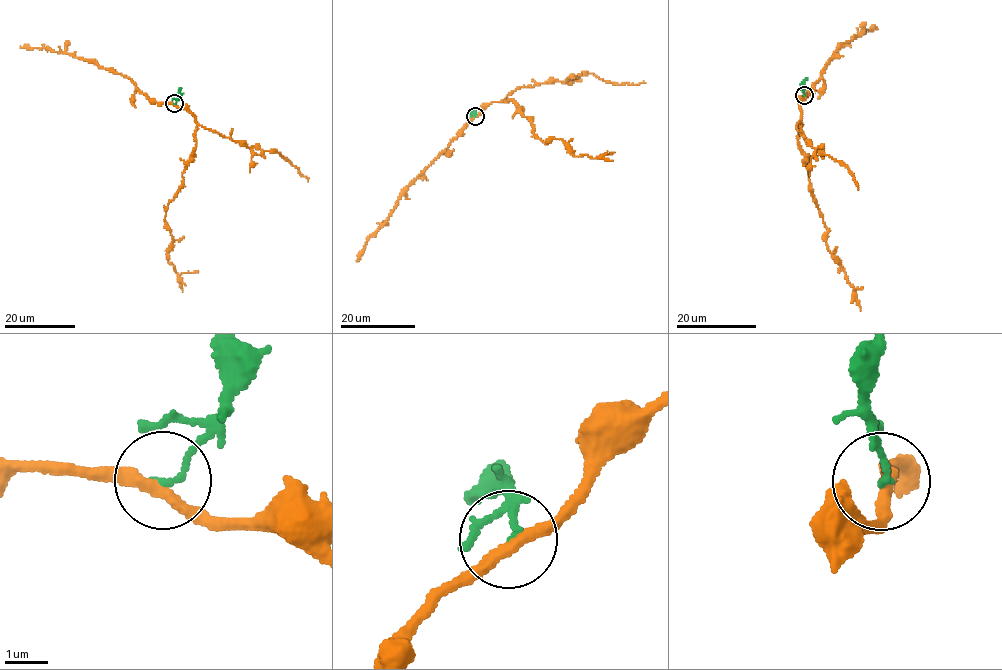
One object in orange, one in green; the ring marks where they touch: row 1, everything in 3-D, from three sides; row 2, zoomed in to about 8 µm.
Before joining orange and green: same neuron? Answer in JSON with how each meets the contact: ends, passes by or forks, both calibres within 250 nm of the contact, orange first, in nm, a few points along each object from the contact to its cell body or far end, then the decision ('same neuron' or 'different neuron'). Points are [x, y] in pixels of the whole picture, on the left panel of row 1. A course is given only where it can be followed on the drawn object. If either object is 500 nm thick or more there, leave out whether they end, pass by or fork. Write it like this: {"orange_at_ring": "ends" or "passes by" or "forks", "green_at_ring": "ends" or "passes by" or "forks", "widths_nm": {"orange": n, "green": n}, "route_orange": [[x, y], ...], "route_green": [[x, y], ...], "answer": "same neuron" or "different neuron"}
{"orange_at_ring": "passes by", "green_at_ring": "ends", "widths_nm": {"orange": 280, "green": 130}, "route_orange": [[173, 103], [195, 117], [197, 130], [183, 186], [165, 211], [173, 239], [166, 257], [177, 273], [198, 272]], "route_green": [[173, 103], [181, 89]], "answer": "different neuron"}

